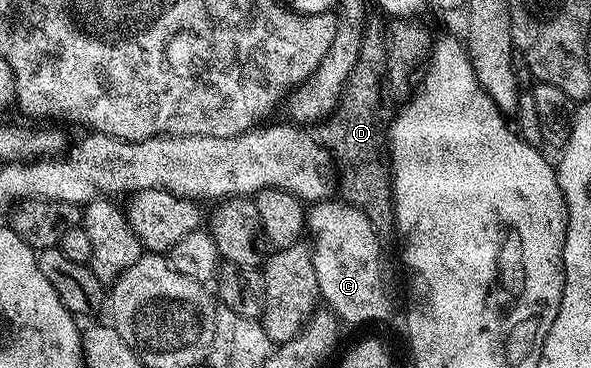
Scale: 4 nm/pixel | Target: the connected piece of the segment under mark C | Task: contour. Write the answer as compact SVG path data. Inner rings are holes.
M329 199L317 201L307 210L306 233L310 240L312 262L318 279L320 297L329 305L331 312L341 322L352 325L364 325L367 321L384 321L392 313L392 297L388 294L388 285L384 282L384 253L380 250L378 231L366 219L366 215L355 206L343 200Z

